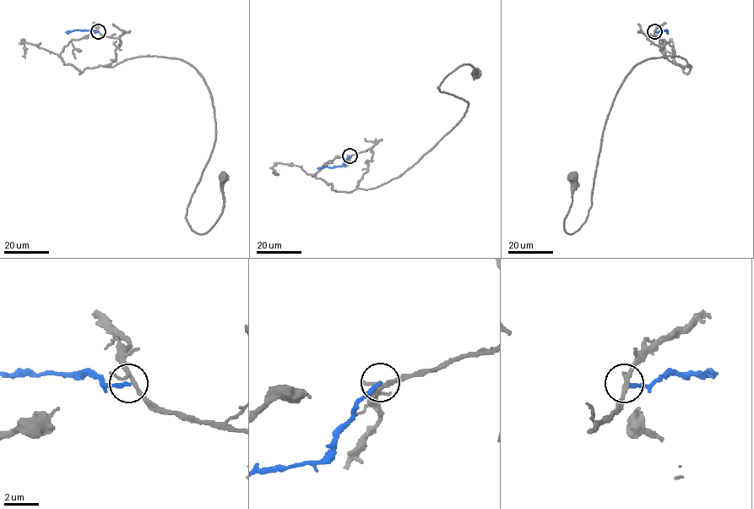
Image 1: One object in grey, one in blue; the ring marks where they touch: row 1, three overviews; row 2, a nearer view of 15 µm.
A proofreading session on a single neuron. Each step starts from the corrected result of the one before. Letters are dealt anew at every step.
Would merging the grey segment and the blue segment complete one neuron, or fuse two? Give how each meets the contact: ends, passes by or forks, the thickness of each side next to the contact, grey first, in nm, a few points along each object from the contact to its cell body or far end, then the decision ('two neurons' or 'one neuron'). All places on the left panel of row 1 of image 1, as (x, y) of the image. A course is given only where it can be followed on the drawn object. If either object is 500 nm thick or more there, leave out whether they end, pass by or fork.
grey forks; blue ends; calibres 200 and 220 nm; course grey (98, 31), (120, 39), (105, 66), (177, 58), (210, 93), (197, 233), (222, 212), (224, 177); course blue (98, 31), (73, 30), (68, 32); two neurons

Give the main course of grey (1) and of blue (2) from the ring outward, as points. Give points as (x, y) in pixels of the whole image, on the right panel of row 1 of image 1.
1: (654, 31), (648, 38), (663, 53), (688, 66), (649, 58), (625, 78), (586, 221), (568, 234), (572, 177)
2: (654, 31), (666, 30), (668, 32)

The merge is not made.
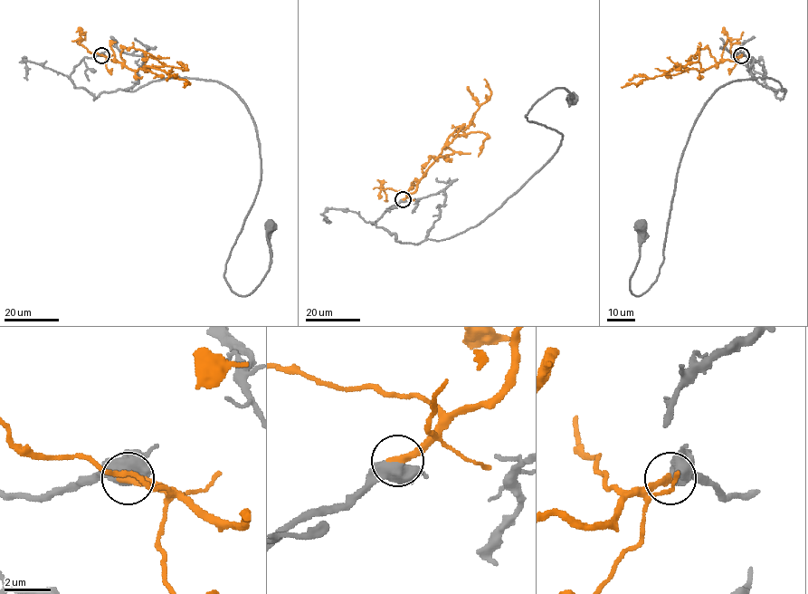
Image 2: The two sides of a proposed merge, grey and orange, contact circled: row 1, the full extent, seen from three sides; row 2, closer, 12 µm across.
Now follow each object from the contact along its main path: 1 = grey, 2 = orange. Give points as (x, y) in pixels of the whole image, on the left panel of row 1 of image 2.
1: (101, 55), (71, 74), (95, 99), (182, 77), (244, 104), (238, 295), (270, 225)
2: (102, 55), (116, 59), (133, 71), (149, 66), (164, 71), (189, 82), (183, 87)

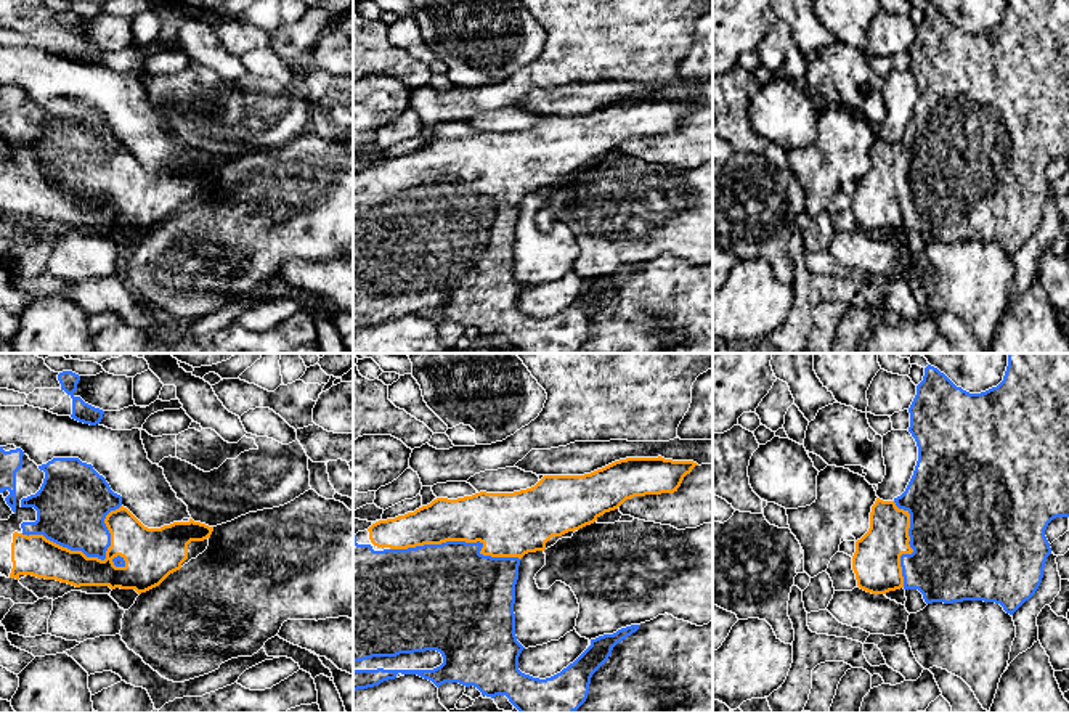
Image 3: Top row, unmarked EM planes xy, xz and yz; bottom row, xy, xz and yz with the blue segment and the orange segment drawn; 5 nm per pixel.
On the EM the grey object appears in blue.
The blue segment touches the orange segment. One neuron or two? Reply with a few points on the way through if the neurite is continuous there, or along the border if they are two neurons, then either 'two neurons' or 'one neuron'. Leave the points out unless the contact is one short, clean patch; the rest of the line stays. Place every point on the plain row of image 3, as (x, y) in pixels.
one neuron

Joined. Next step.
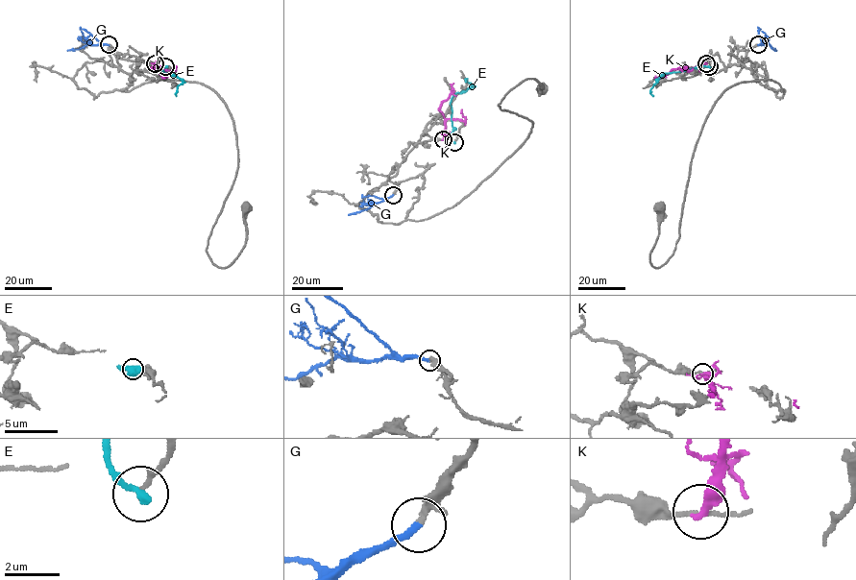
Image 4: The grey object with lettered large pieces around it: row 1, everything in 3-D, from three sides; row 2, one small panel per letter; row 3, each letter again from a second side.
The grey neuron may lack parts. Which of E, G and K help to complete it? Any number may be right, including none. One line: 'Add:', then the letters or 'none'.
Add: G

